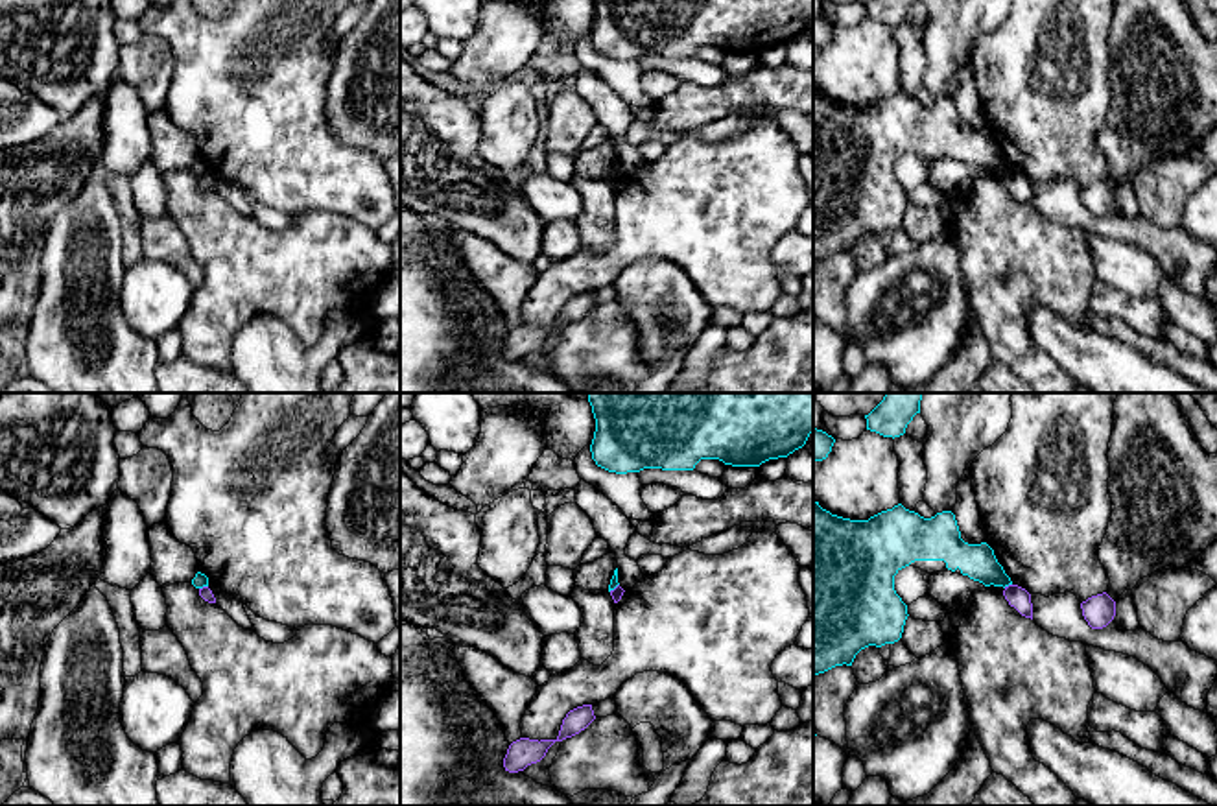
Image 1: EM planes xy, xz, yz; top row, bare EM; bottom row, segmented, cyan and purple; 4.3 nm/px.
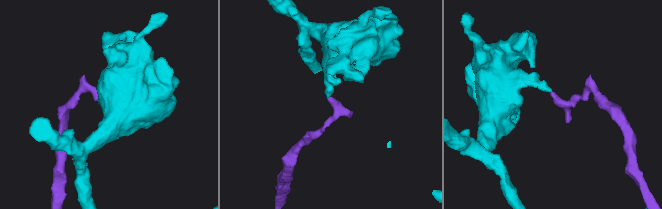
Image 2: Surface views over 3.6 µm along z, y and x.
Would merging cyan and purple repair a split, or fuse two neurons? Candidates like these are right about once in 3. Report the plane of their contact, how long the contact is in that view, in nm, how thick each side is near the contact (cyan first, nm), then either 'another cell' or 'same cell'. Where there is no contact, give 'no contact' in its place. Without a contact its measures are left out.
yz | 40 nm | 160/90 nm | another cell

